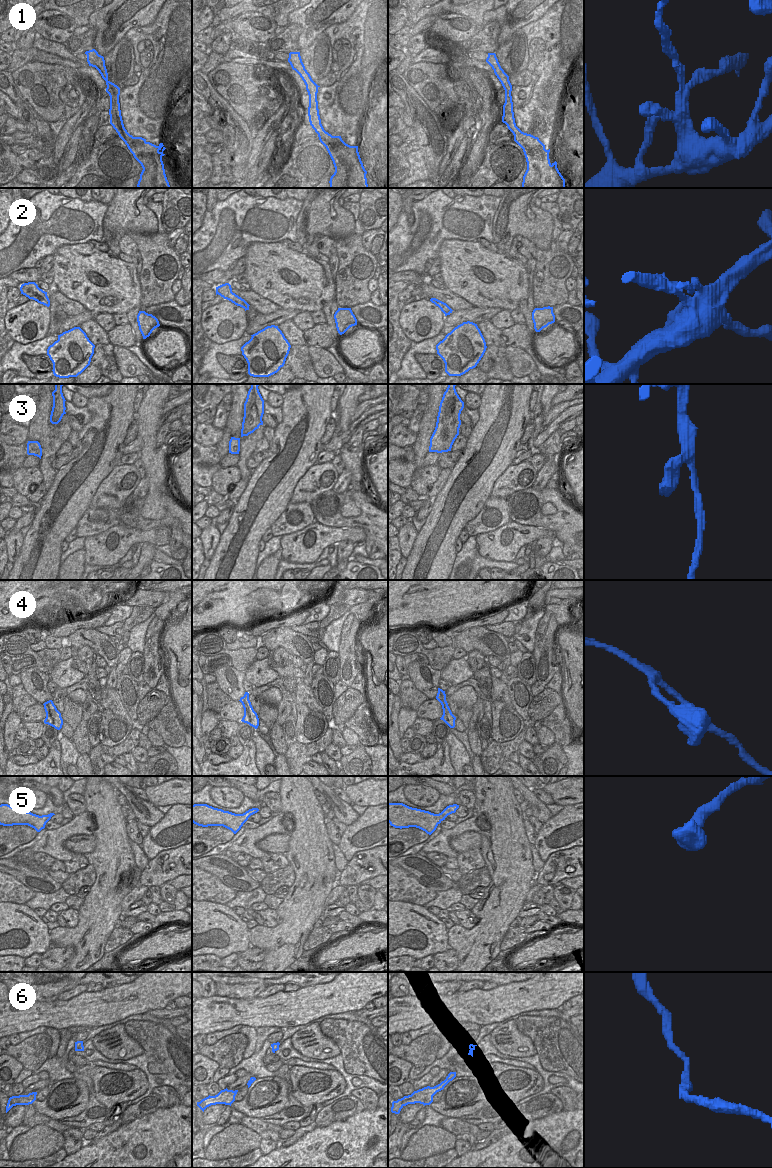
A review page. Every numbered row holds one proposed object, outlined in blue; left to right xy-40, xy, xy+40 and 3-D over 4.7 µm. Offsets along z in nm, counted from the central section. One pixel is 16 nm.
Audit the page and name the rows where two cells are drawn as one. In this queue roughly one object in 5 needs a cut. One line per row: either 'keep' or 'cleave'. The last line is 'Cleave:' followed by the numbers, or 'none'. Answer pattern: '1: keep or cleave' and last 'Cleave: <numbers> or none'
1: cleave
2: keep
3: keep
4: keep
5: keep
6: keep
Cleave: 1

